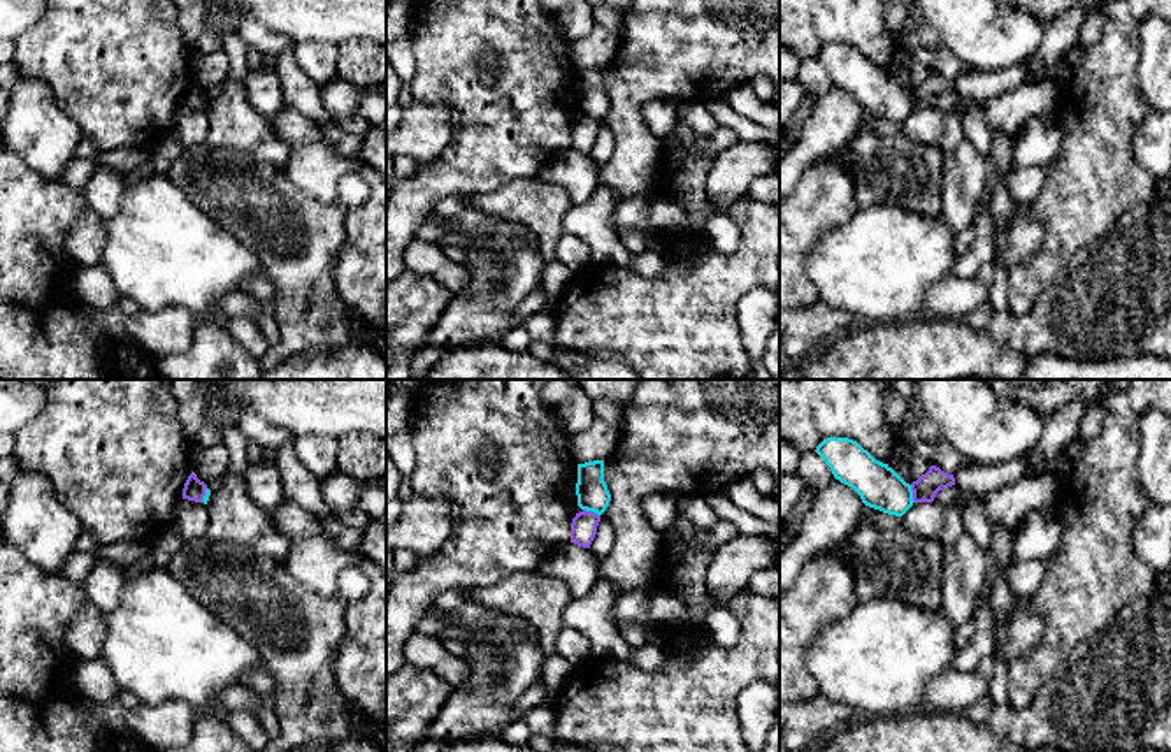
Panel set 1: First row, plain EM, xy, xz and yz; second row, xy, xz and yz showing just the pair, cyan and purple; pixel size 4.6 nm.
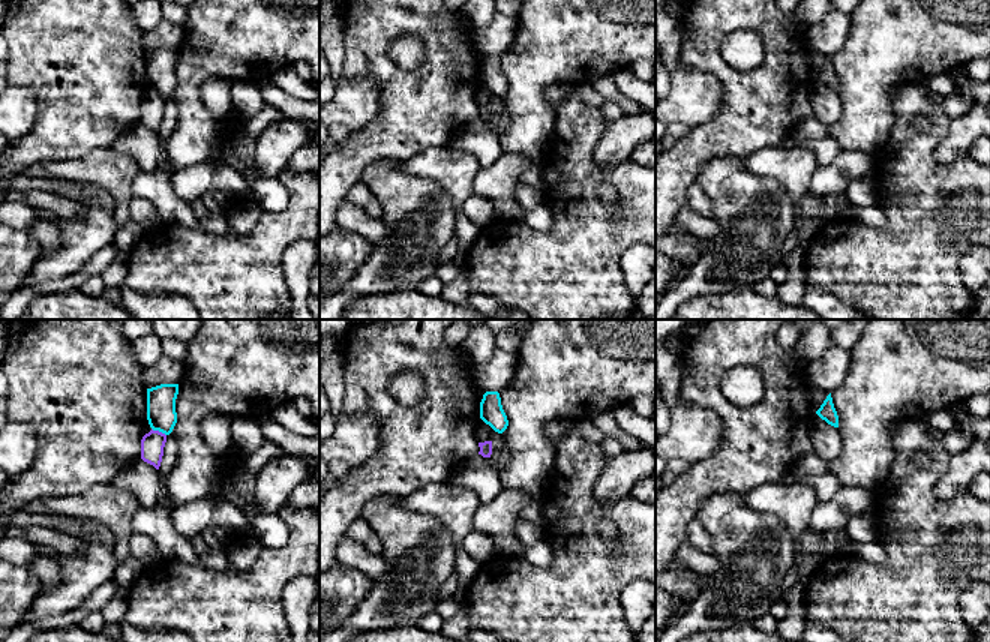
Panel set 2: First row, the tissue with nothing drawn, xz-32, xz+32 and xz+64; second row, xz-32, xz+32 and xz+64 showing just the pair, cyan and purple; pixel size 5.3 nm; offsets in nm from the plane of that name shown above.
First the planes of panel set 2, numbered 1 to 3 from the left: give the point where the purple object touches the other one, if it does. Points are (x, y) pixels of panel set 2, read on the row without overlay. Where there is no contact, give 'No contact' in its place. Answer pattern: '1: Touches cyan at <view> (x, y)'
1: Touches cyan at xz-32 (159, 95)
2: No contact
3: No contact

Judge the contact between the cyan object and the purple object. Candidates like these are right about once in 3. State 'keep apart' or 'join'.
keep apart

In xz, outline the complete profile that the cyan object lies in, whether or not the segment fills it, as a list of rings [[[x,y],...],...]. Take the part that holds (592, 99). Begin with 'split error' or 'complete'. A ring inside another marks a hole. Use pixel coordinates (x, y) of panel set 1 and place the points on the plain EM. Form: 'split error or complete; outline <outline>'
complete; outline [[[604,67],[578,70],[576,102],[581,116],[597,121],[606,118],[611,100],[604,88]]]

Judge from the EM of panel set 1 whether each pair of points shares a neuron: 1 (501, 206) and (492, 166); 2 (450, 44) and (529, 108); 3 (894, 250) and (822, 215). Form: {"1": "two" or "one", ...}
{"1": "two", "2": "one", "3": "two"}

